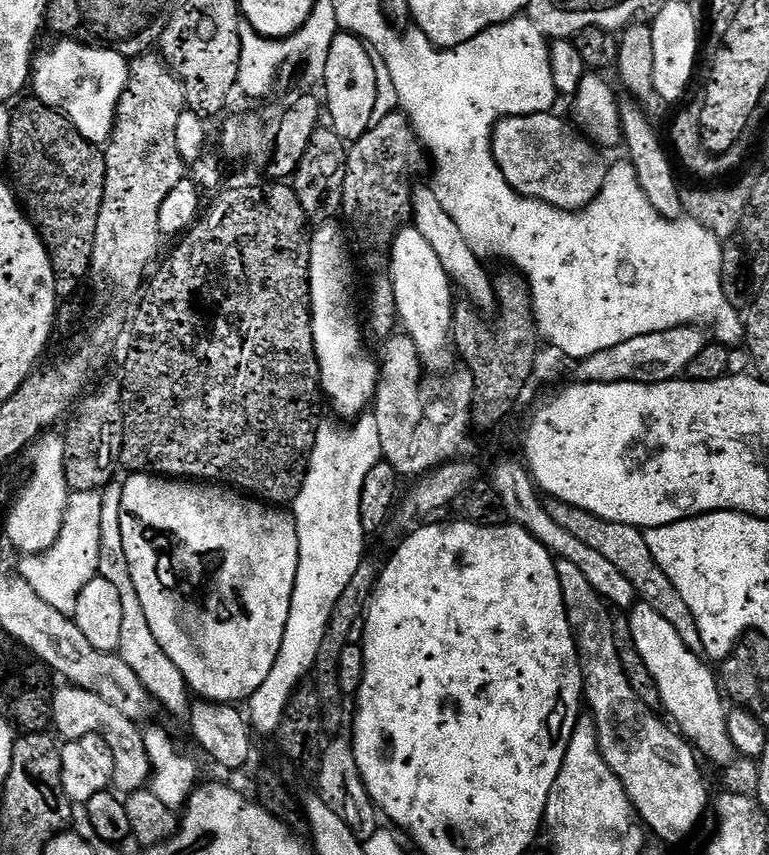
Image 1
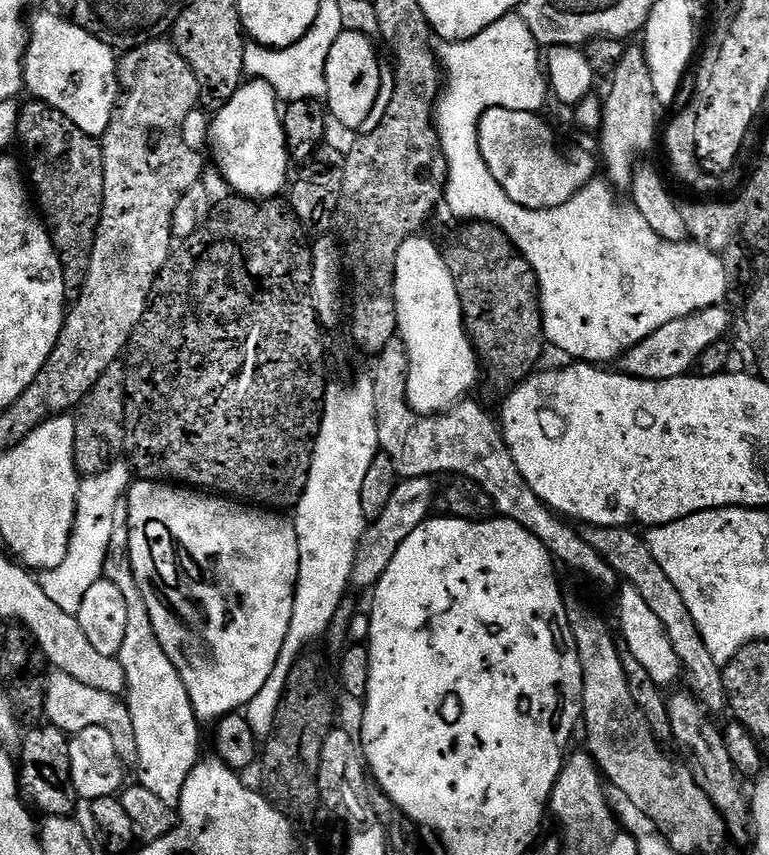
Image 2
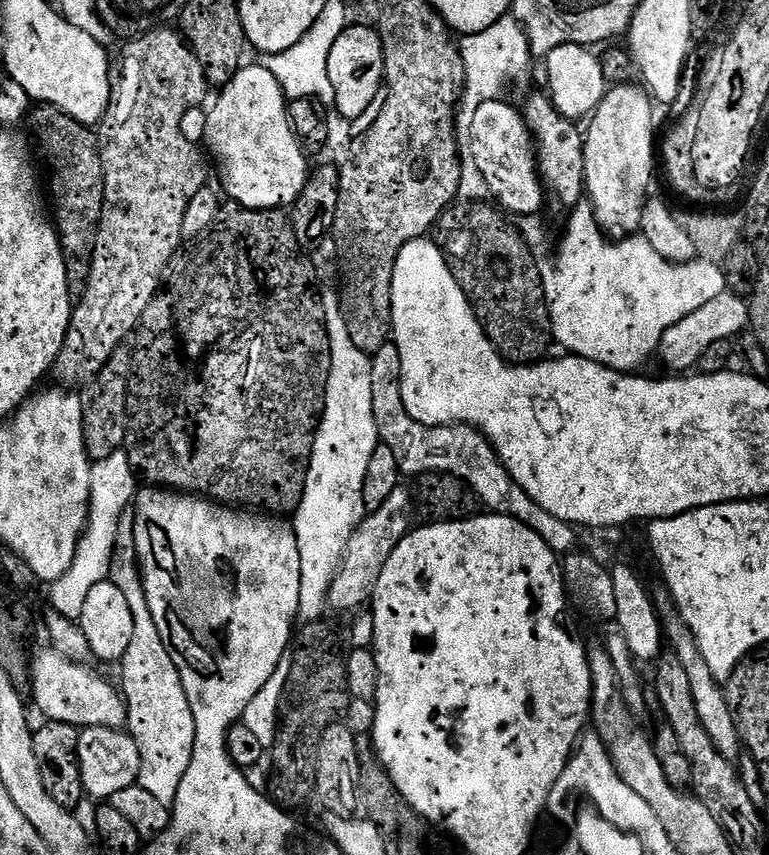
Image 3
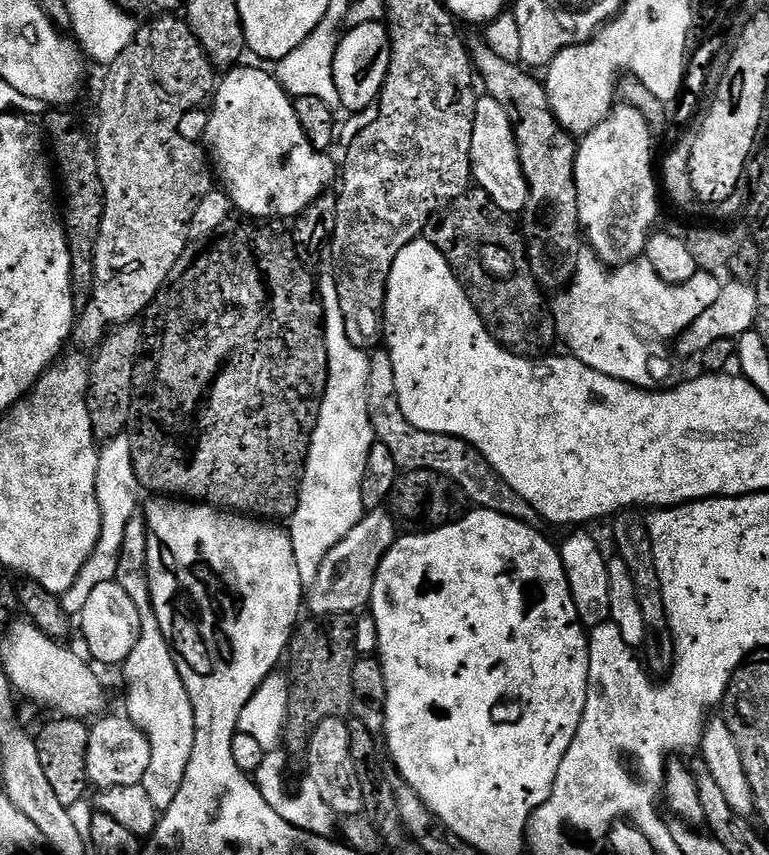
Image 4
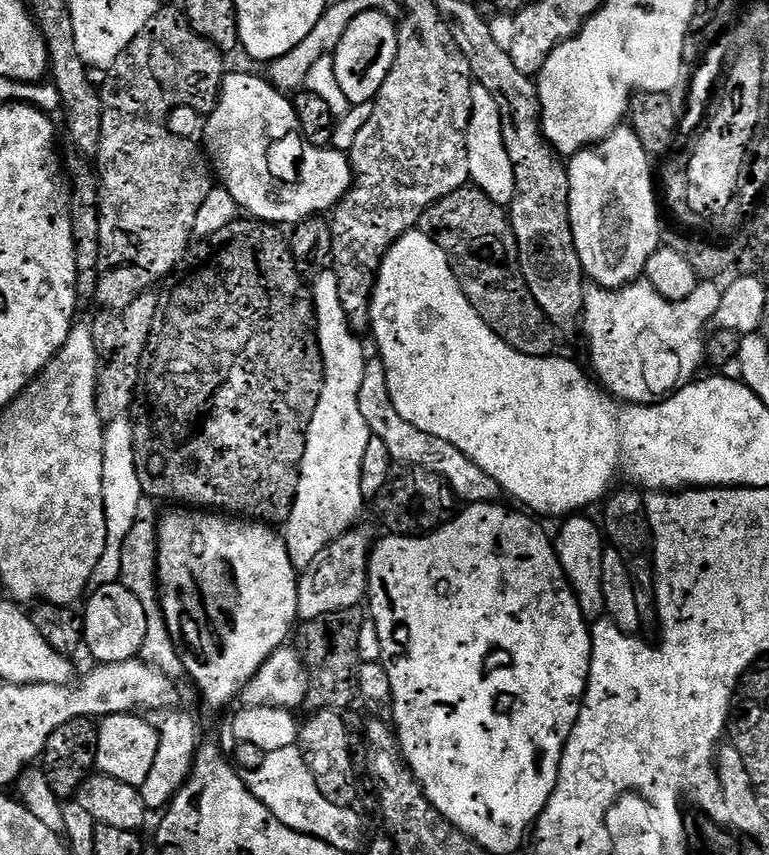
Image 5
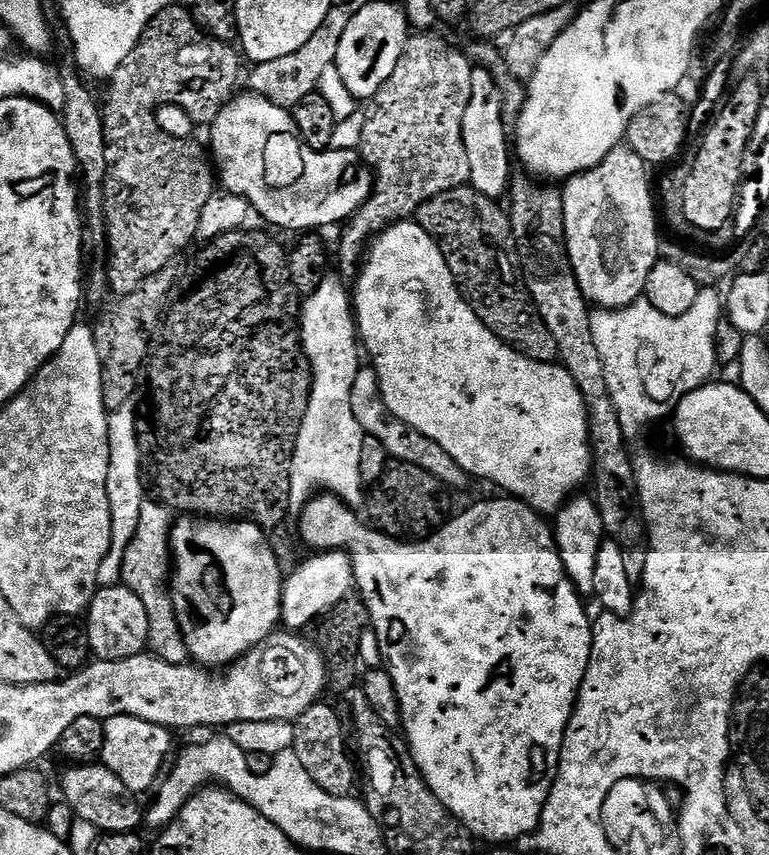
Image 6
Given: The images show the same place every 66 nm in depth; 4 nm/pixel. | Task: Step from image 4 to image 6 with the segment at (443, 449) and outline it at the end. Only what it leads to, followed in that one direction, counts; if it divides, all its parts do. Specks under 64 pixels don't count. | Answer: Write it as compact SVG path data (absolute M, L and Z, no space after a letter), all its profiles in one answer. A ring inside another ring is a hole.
M371 366L361 367L359 374L354 378L354 386L350 390L350 410L354 410L354 418L358 418L360 429L365 434L378 438L378 442L386 446L393 461L418 466L449 489L464 488L470 483L468 473L464 472L454 458L450 458L450 454L446 454L446 450L442 450L442 446L438 446L438 442L434 442L434 438L426 438L426 434L414 430L397 416L389 416L388 407L380 393L378 374Z

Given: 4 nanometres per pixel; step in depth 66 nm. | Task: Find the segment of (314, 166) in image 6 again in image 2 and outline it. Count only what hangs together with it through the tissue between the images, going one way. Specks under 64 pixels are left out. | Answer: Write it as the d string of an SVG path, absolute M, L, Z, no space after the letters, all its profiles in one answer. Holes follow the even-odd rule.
M249 79L224 104L219 105L217 116L211 117L208 125L208 144L212 156L220 167L226 183L235 195L250 200L271 200L287 189L290 153L282 108L276 94L264 80Z

